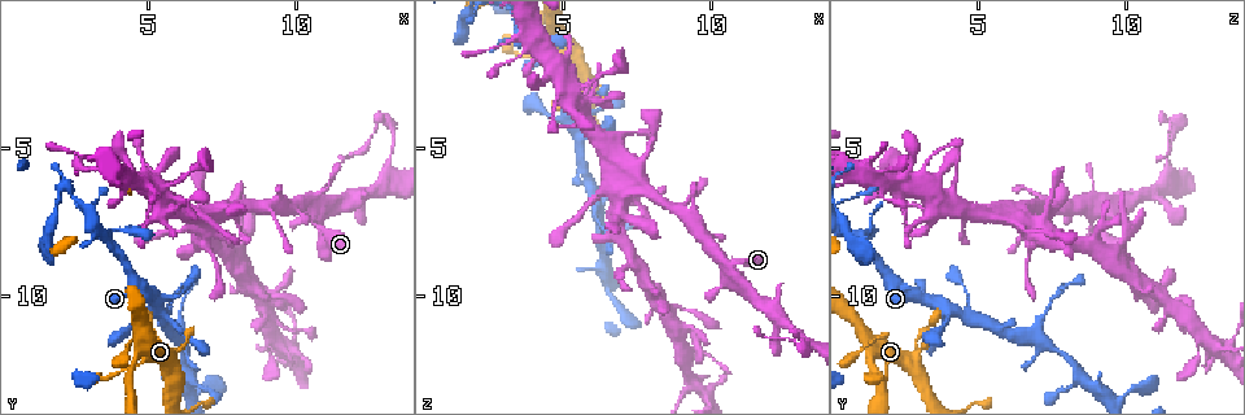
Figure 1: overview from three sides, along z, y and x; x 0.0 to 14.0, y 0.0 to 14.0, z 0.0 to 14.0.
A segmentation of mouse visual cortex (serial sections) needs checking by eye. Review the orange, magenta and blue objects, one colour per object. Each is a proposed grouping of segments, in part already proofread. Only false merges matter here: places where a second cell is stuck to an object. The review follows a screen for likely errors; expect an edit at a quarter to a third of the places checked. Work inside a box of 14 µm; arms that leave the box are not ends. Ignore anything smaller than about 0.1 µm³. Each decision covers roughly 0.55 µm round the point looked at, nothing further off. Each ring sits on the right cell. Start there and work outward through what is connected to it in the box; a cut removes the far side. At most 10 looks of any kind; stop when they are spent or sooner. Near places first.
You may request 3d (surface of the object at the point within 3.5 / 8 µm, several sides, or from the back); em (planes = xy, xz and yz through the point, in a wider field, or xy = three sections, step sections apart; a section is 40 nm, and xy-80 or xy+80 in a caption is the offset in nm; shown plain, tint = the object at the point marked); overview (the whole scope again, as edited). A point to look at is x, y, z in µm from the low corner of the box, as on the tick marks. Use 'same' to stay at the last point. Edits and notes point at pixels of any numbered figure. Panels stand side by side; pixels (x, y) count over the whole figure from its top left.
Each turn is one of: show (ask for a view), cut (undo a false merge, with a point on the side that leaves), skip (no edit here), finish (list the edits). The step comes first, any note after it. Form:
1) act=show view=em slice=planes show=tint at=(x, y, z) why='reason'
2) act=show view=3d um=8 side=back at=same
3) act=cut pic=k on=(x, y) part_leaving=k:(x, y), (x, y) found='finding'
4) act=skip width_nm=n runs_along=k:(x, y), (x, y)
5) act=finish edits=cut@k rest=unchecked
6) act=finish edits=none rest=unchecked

act=show view=3d um=8 at=(4.6, 9.7, 2.1) why='abrupt turn'

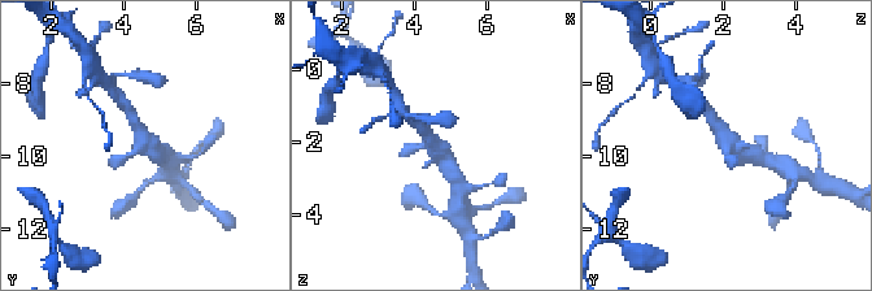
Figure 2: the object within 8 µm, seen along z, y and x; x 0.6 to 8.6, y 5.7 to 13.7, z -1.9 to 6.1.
act=show view=em slice=xy step=3 show=tint at=(4.8, 9.6, 2.0)

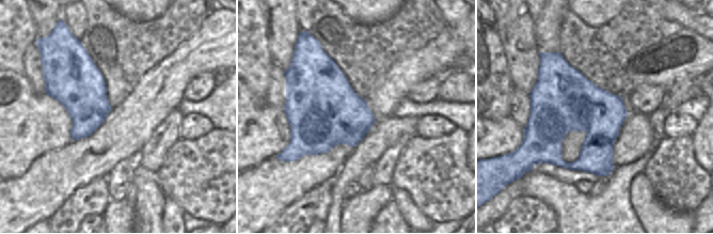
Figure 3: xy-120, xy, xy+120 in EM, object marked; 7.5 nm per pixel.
act=skip width_nm=550 runs_along=2:(409, 150), (439, 142), (452, 174) found='one cell here'

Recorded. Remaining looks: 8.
act=show view=3d um=8 at=(10.4, 7.1, 9.0) why='abrupt turn'

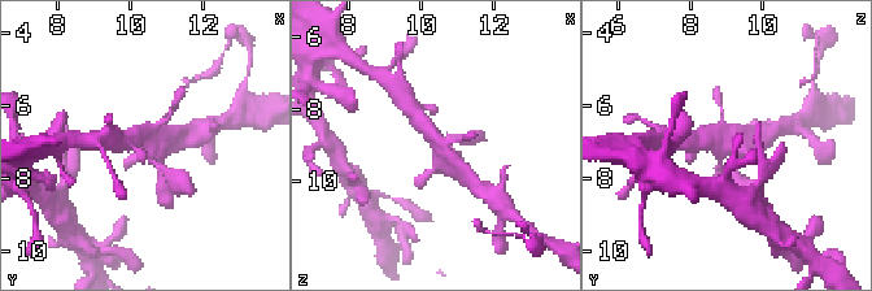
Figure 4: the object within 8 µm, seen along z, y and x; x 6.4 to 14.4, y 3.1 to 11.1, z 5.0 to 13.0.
act=show view=3d um=3.5 at=(10.5, 7.3, 8.9)

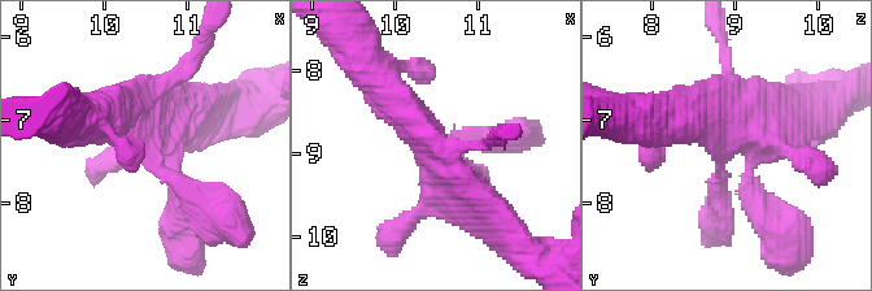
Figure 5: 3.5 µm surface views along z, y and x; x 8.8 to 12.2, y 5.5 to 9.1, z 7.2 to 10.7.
act=show view=em slice=xy step=2 show=tint at=(10.45, 7.25, 8.95) why='now the EM'

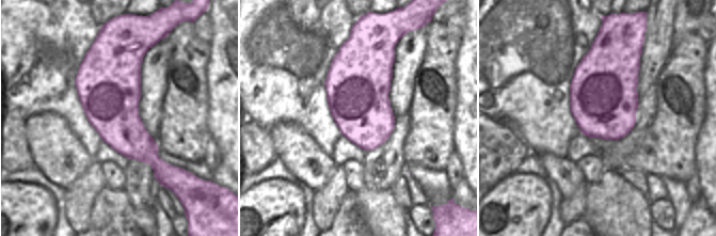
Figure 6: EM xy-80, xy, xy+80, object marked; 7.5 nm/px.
act=skip runs_along=5:(200, 199), (123, 107), (100, 114) found='continuous, no second cell'

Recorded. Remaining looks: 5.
act=show view=3d um=3.5 at=(13.2, 4.6, 11.7) why='sharp bend'

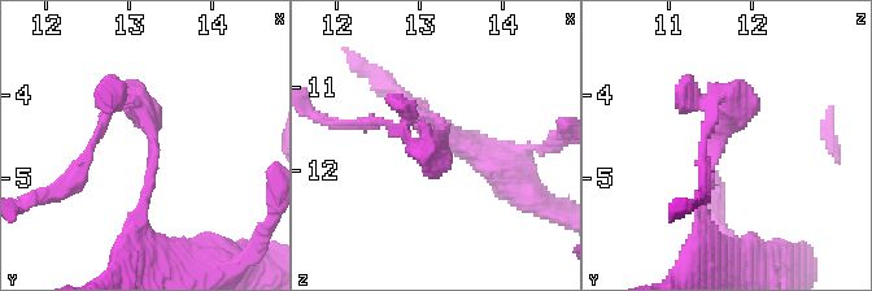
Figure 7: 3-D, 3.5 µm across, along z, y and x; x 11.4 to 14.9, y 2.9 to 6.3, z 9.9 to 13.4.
act=skip arm_widths_nm=150,250 runs_along=7:(143, 220), (151, 124), (127, 92), (110, 104) found='continuous, no second cell'

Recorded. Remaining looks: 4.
act=show view=3d um=3.5 at=(5.4, 6.2, 2.9) why='sharp bend'

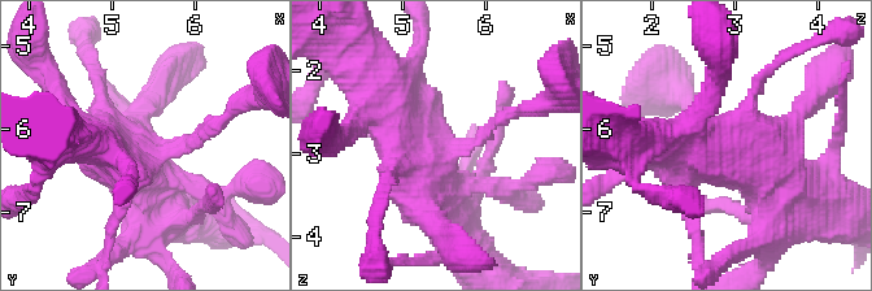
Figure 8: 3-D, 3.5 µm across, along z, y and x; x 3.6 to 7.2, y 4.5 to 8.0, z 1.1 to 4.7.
act=skip runs_along=8:(452, 229), (392, 125), (388, 92) found='one cell here'

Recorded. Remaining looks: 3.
act=finish edits=none rest=unchecked

